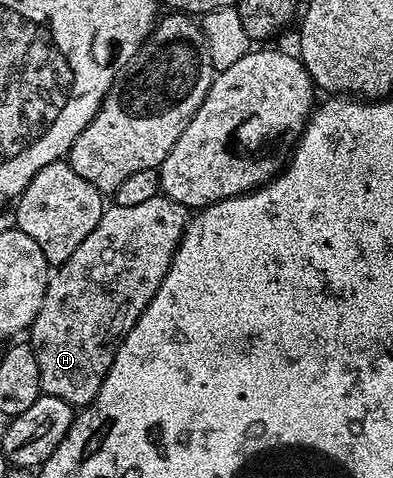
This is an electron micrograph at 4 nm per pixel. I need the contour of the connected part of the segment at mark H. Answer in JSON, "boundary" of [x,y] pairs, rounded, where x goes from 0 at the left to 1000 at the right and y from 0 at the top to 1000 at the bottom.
{"boundary":[[[417,406],[382,412],[382,421],[369,421],[354,429],[310,429],[308,433],[293,429],[277,431],[260,446],[249,471],[239,471],[239,479],[229,479],[229,496],[219,496],[219,504],[209,504],[209,513],[198,513],[198,521],[188,521],[188,529],[178,529],[173,544],[150,552],[150,556],[125,573],[122,603],[107,621],[107,646],[97,646],[97,663],[87,663],[87,672],[76,686],[76,715],[87,730],[87,738],[97,747],[102,816],[109,824],[125,826],[127,831],[158,831],[158,839],[168,839],[188,856],[211,856],[239,839],[249,814],[260,814],[260,797],[270,789],[270,780],[290,755],[295,728],[303,726],[308,709],[321,705],[321,697],[331,697],[331,688],[341,688],[351,663],[361,663],[372,638],[382,638],[392,613],[402,613],[402,596],[412,596],[422,571],[438,559],[438,540],[453,521],[458,498],[468,492],[468,481],[478,475],[481,456],[483,441],[476,433],[466,433],[463,427],[427,416]]]}

